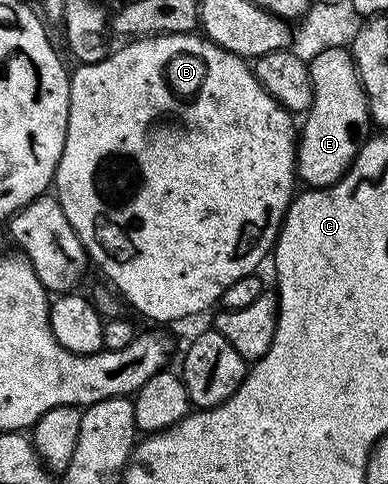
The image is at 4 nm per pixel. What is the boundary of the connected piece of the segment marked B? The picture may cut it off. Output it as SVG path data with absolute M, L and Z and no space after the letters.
M183 32L183 33L182 33L182 34L170 34L170 35L169 35L169 36L142 36L142 37L139 37L139 38L132 38L132 39L129 39L129 40L128 40L128 41L127 41L127 42L124 42L124 43L121 43L121 44L124 44L124 45L122 45L122 46L121 46L121 48L120 48L120 49L118 49L118 50L117 50L117 52L116 52L116 49L115 49L115 50L112 50L112 51L109 51L109 53L108 53L108 55L106 55L106 56L104 56L104 57L102 57L102 58L101 58L101 60L99 60L99 61L98 61L98 62L94 62L94 63L93 63L93 64L80 64L80 65L79 65L79 67L77 67L77 68L76 68L76 69L75 69L75 71L73 71L73 72L72 72L72 74L73 74L73 75L74 75L74 76L75 76L75 78L76 78L76 84L74 84L74 83L72 83L72 82L71 82L71 81L70 81L70 80L69 80L69 81L68 81L68 129L67 129L67 130L66 130L66 142L65 142L65 143L64 143L64 149L63 149L63 150L62 150L62 158L61 158L61 159L60 159L60 161L59 161L59 162L58 162L58 166L57 166L57 167L56 167L56 178L55 178L55 181L54 181L54 195L55 195L55 197L56 197L56 199L57 199L57 200L59 200L59 201L60 201L60 205L61 205L61 206L62 206L62 210L63 210L63 211L64 211L64 213L65 213L65 214L66 214L66 218L67 218L67 219L68 219L68 221L69 221L69 222L70 222L70 226L74 226L74 230L75 230L75 231L76 231L76 232L77 232L77 234L79 234L79 235L80 235L80 241L81 241L81 242L82 242L82 243L83 243L83 244L84 244L84 249L85 249L85 250L86 250L86 251L87 251L87 252L88 252L88 259L89 259L89 261L91 261L91 263L92 263L92 264L93 264L93 265L95 265L95 267L96 267L96 264L97 264L97 266L98 266L98 267L100 267L100 268L101 268L101 270L102 270L102 271L104 271L104 272L105 272L105 274L106 274L106 275L108 275L108 276L109 276L109 278L110 278L110 279L112 279L112 280L113 280L113 282L114 282L114 283L116 283L116 288L117 288L117 290L116 290L116 289L115 289L115 291L116 291L116 292L117 292L117 293L119 293L119 295L120 295L120 296L121 296L121 297L123 297L123 299L124 299L124 300L125 300L125 301L127 301L127 300L126 300L126 299L128 299L128 300L129 300L129 302L130 302L130 303L132 303L132 304L133 304L133 306L134 306L134 307L136 307L136 308L137 308L137 310L138 310L138 311L140 311L140 312L141 312L141 314L142 314L142 315L144 315L144 316L145 316L145 318L146 318L146 319L148 319L148 320L157 320L157 322L158 322L158 323L160 323L160 324L168 324L168 323L170 323L170 322L171 322L171 320L184 320L184 319L186 319L186 318L187 318L187 316L196 316L196 315L198 315L198 314L199 314L199 312L204 312L204 311L206 311L206 310L207 310L207 308L208 308L208 307L210 307L210 306L211 306L211 304L212 304L212 303L214 303L214 302L215 302L215 300L216 300L216 303L217 303L217 301L219 301L219 300L220 300L220 299L221 299L221 297L223 297L223 294L224 294L224 291L226 291L226 290L227 290L227 288L228 288L228 287L229 287L229 286L230 286L230 285L232 285L232 284L233 284L233 283L234 283L234 282L238 282L238 278L242 278L242 277L243 277L243 276L251 276L251 275L253 275L253 273L255 273L255 272L256 272L256 271L257 271L257 269L256 269L256 267L258 267L258 266L259 266L259 264L260 264L260 263L262 263L262 262L263 262L263 260L264 260L264 259L266 259L266 258L267 258L267 256L268 256L268 259L269 259L269 256L270 256L270 253L271 253L271 252L272 252L272 251L273 251L273 249L275 249L275 247L276 247L276 237L277 237L277 236L279 236L279 235L280 235L280 226L281 226L281 224L283 224L283 223L284 223L284 216L285 216L285 215L286 215L286 214L287 214L287 213L288 213L288 208L289 208L289 206L290 206L290 205L292 205L292 201L293 201L293 199L294 199L294 191L293 191L293 192L292 192L292 187L294 187L294 186L295 186L295 184L298 184L298 177L297 177L297 174L296 174L296 146L297 146L297 143L298 143L298 124L297 124L297 121L296 121L296 124L295 124L295 122L294 122L294 121L292 121L292 120L295 120L295 119L294 119L294 116L293 116L293 113L290 113L290 112L287 112L287 111L286 111L286 109L284 109L284 107L282 107L282 105L280 105L280 103L279 103L279 102L277 102L277 100L275 100L275 99L274 99L274 98L273 98L273 97L272 97L272 96L271 96L271 94L269 94L269 92L267 92L267 90L265 90L265 88L263 88L263 86L261 86L261 85L260 85L260 83L259 83L259 82L258 82L258 78L257 78L257 77L256 77L256 73L255 73L255 71L253 71L253 69L252 69L252 68L251 68L251 67L250 67L250 64L249 64L249 61L248 61L248 60L247 60L247 59L245 59L245 57L242 57L242 56L235 56L235 55L234 55L234 54L233 54L233 53L232 53L232 52L227 52L227 51L226 51L226 49L225 49L225 48L219 48L219 47L218 47L218 46L217 46L217 45L216 45L216 44L214 44L214 43L212 43L212 41L211 41L211 40L209 40L209 39L207 39L207 38L205 38L205 37L204 37L204 36L203 36L203 35L200 35L200 34L189 34L189 33L187 33L187 32Z

